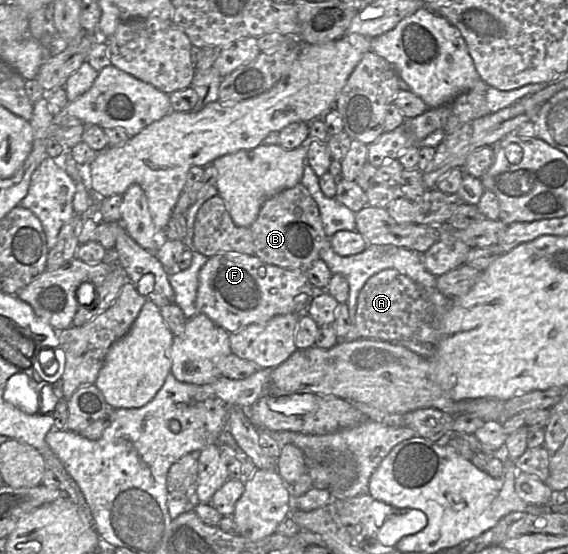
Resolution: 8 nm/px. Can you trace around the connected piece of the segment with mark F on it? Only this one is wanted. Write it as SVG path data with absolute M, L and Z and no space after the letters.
M220 252L208 258L199 271L196 308L197 313L205 314L216 325L233 333L250 324L264 323L277 315L306 313L316 293L317 290L308 280L305 271L271 265L256 255Z

